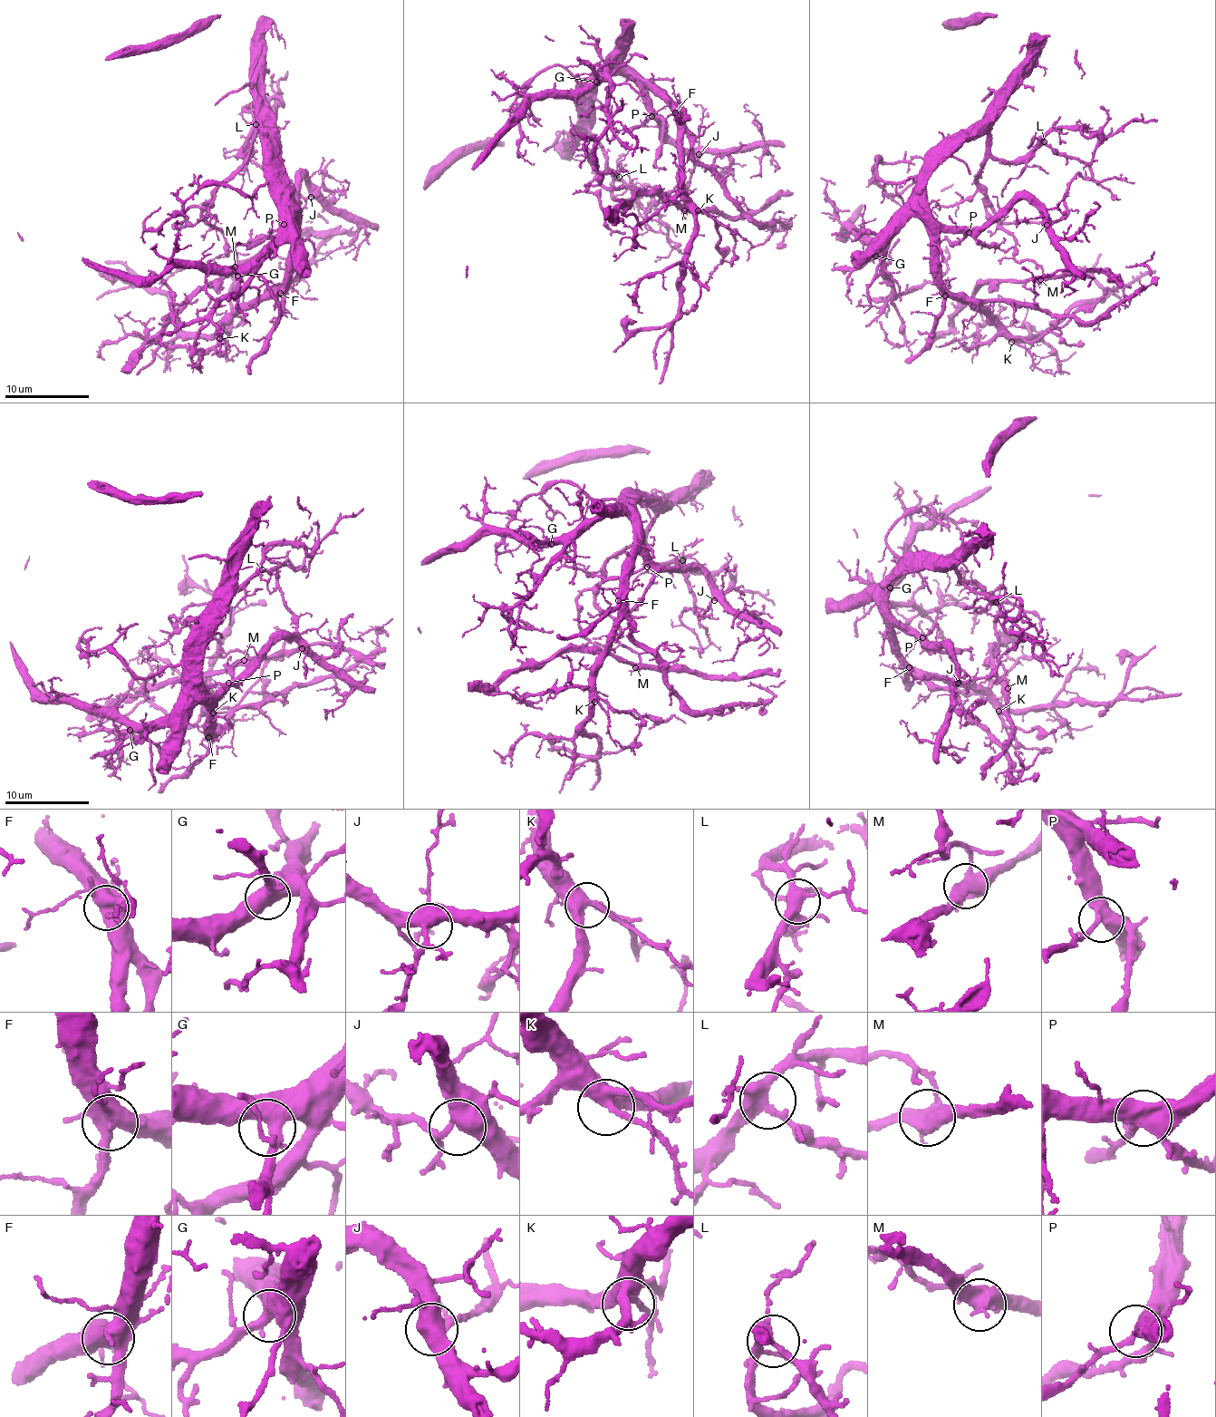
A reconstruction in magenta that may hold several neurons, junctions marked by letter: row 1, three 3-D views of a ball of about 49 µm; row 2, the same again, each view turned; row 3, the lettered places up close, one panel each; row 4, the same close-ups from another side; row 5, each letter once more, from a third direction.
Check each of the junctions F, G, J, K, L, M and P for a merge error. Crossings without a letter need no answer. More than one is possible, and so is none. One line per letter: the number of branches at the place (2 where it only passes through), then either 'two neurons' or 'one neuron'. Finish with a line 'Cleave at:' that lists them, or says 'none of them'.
F: 4 | one neuron
G: 3 | one neuron
J: 3 | one neuron
K: 4 | one neuron
L: 4 | one neuron
M: 3 | two neurons
P: 3 | one neuron
Cleave at: M

